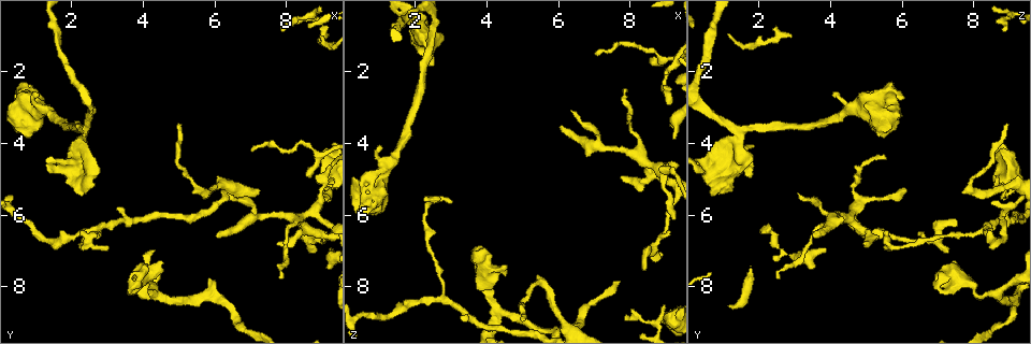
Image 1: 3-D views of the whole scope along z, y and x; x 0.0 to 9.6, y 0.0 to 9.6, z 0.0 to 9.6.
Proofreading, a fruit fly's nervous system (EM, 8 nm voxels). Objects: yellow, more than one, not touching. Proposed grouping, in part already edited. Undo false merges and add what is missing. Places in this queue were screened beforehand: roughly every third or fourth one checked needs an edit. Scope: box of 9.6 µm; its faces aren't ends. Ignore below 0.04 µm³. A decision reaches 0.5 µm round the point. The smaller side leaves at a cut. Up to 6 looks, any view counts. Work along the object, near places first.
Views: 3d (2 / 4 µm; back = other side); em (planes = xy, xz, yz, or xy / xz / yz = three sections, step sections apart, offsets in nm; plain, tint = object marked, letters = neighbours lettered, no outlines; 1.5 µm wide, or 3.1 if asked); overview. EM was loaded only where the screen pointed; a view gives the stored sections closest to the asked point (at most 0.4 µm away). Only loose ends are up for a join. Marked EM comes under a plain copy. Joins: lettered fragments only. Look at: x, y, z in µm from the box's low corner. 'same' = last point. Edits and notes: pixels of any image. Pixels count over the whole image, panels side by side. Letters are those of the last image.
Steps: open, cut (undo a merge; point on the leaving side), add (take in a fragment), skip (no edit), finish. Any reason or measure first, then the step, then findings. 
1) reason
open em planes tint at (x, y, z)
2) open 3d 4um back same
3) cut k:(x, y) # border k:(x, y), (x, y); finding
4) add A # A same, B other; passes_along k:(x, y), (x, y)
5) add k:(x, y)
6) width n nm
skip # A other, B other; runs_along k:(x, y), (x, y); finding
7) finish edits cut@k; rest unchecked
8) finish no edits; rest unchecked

branch stops here
open em planes letters at (5.00, 3.45, 9.00)

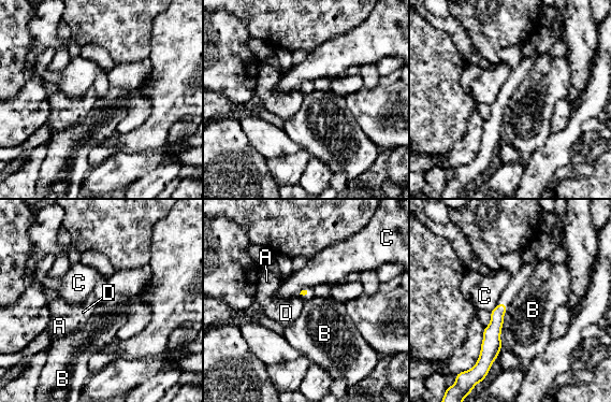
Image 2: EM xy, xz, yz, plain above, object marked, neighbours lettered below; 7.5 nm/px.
skip # A other, B other, C other, D other; runs_along 2:(502, 305), (496, 315), (488, 361); none of them fits

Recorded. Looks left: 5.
long arm stops here
open em planes letters at (3.00, 6.95, 5.70)

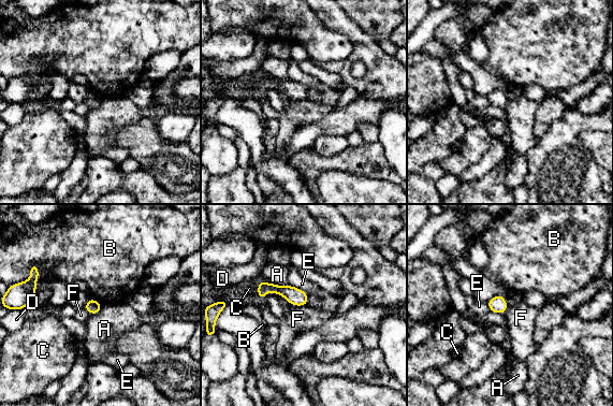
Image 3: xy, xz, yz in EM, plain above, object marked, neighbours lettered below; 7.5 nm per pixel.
skip # A other, B other, C other, D other, E other, F other; border 3:(288, 302), (294, 305), (306, 305); none of them fits

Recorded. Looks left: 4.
an open end
open em yz step 4 letters at (7.85, 7.80, 2.55)

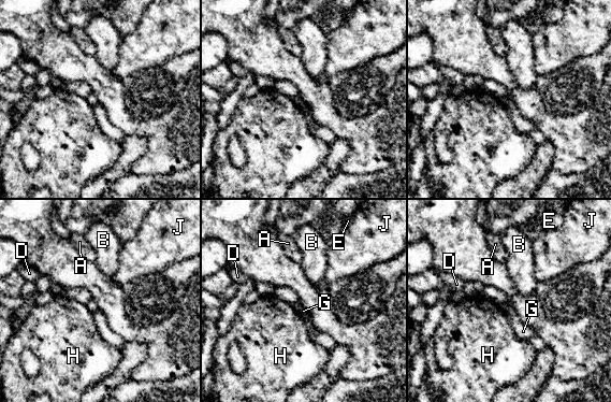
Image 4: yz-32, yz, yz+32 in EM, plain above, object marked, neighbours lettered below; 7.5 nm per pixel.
open em planes letters same

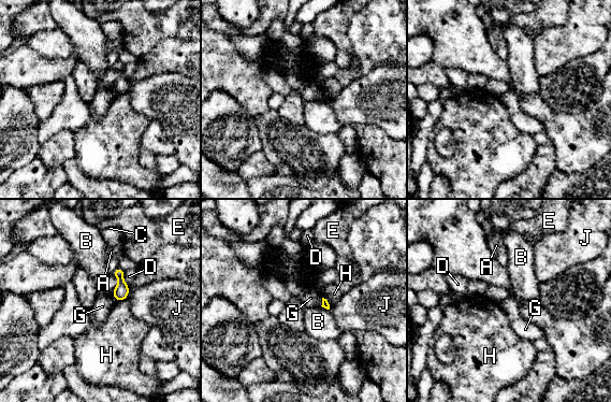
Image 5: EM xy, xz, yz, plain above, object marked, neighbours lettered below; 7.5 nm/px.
skip # A other, B other, C other, D other, E other, G other, H other, J other; border 5:(127, 298), (116, 301); no lettered fragment goes on from it

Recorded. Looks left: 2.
finish no edits; rest unchecked

